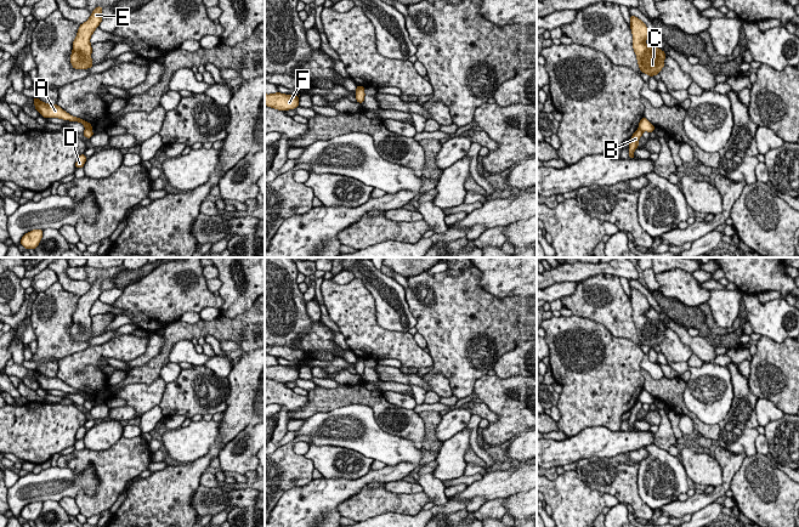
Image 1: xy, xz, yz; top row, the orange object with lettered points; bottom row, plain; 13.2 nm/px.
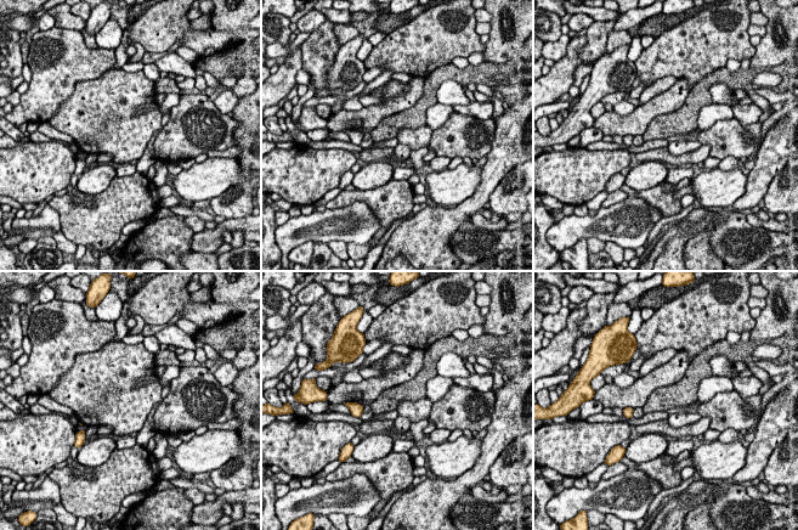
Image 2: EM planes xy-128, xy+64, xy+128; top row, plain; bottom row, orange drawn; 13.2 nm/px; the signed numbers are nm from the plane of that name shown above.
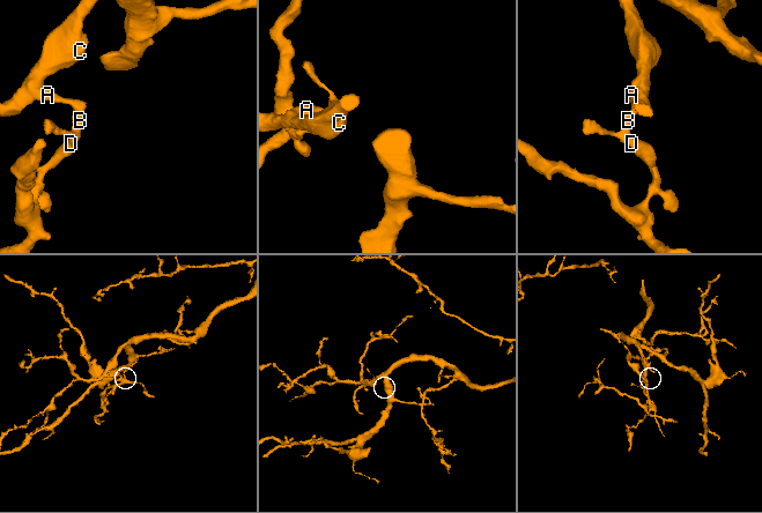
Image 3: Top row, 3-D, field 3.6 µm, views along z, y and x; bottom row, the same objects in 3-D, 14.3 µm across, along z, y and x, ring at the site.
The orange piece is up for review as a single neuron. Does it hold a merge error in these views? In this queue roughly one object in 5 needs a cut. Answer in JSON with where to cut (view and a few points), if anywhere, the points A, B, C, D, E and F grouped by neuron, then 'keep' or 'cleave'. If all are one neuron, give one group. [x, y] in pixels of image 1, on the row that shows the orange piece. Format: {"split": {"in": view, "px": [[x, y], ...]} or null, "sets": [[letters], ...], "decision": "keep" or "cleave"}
{"split": {"in": "yz", "px": [[639, 128], [642, 131]]}, "sets": [["A", "C", "E", "F"], ["B", "D"]], "decision": "cleave"}

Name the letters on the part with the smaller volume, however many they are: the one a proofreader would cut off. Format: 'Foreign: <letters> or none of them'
Foreign: B, D

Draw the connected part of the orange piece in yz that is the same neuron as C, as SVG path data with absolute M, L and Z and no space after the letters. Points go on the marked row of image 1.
M630 16L633 33L633 49L635 51L639 68L650 76L658 75L664 67L664 51L648 46L645 41L650 36L646 24L635 16Z

